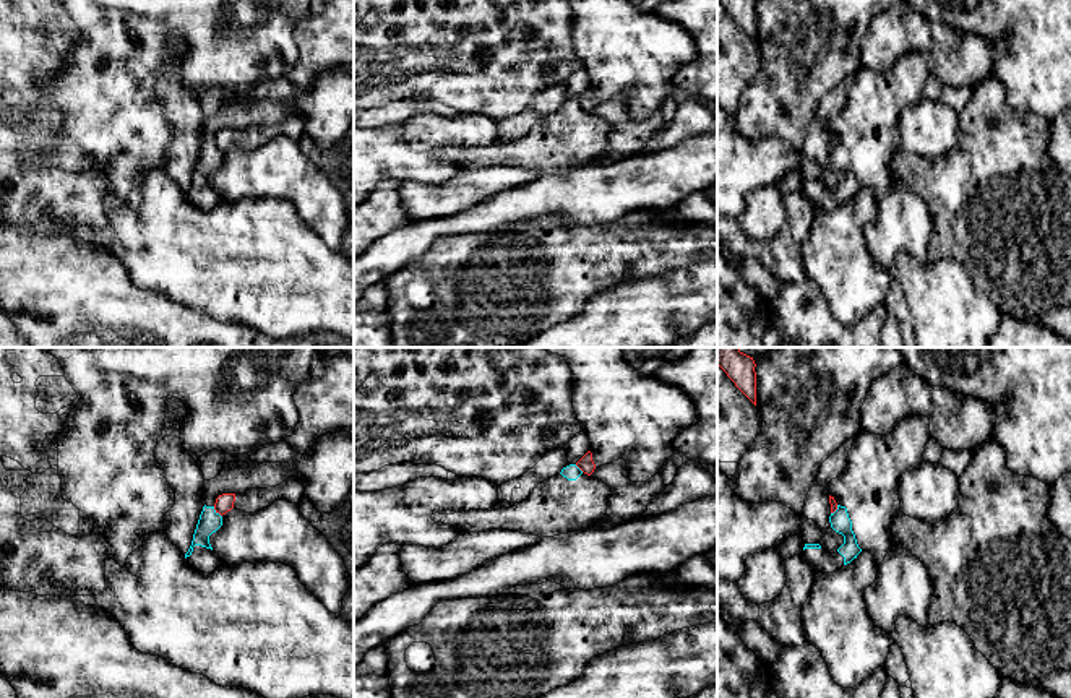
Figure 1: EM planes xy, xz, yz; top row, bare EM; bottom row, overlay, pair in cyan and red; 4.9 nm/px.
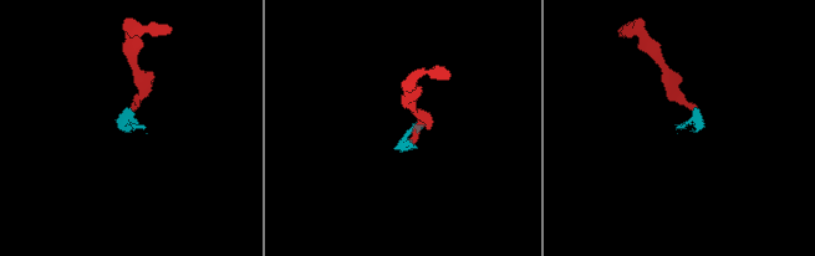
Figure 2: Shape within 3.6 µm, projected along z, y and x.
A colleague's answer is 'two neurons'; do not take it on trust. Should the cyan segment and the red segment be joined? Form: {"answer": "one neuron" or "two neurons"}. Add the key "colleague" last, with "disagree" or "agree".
{"answer": "two neurons", "colleague": "agree"}

